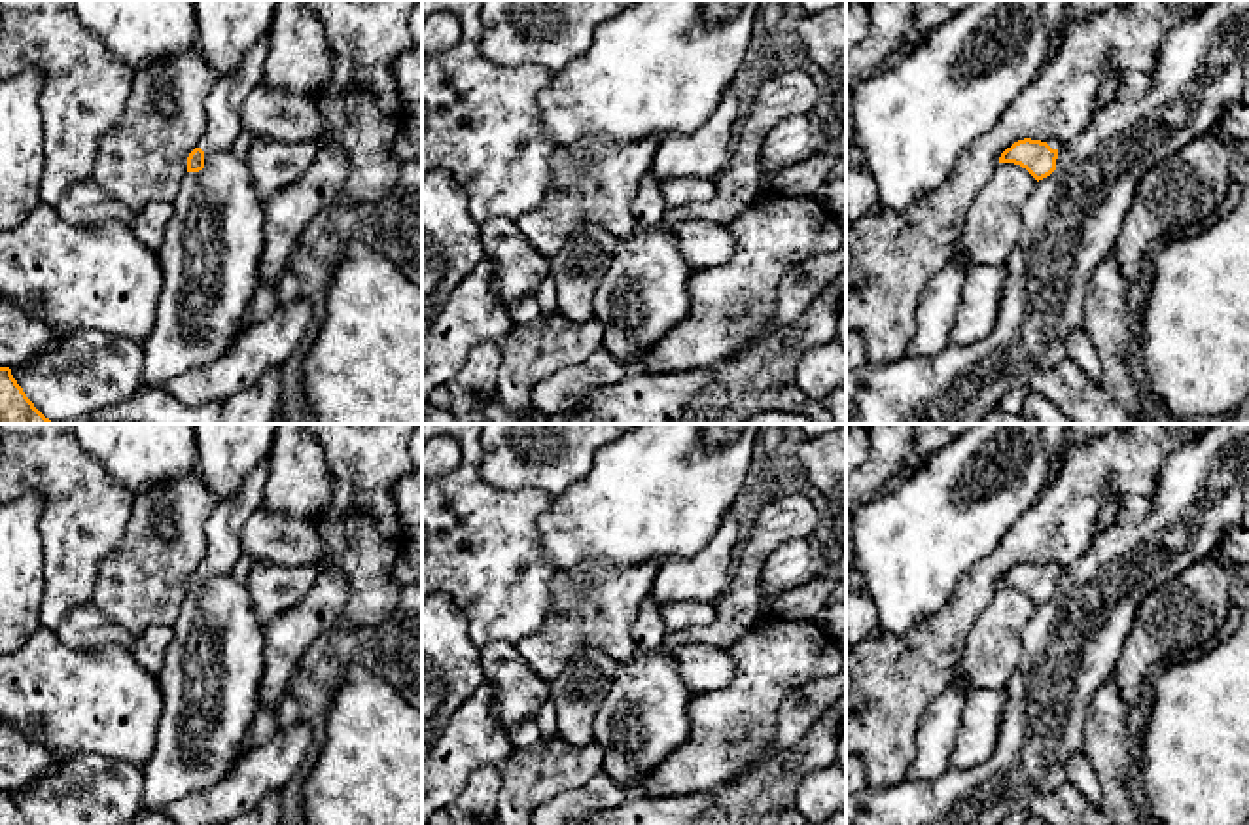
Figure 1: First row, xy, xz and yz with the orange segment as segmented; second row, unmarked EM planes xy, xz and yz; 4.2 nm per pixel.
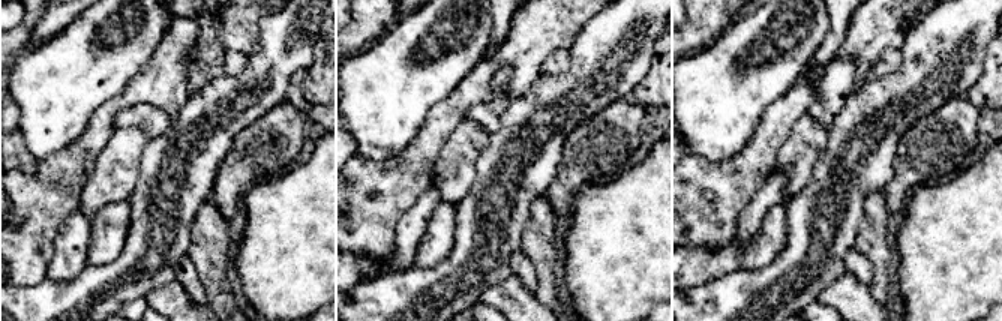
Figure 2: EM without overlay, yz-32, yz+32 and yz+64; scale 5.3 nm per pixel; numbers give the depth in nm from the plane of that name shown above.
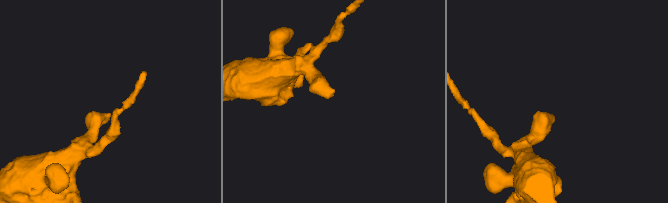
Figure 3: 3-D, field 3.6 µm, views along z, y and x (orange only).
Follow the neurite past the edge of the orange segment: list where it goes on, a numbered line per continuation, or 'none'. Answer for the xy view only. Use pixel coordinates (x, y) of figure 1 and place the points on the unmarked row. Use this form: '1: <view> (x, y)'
1: xy (228, 519)

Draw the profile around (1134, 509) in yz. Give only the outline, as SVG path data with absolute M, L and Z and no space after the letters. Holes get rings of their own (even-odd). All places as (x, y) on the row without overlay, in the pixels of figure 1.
M1124 494L1120 498L1118 524L1139 524L1149 515L1149 498Z

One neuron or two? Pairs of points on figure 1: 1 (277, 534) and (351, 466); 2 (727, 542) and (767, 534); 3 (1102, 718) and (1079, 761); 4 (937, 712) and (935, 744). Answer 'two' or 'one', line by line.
1: two
2: two
3: two
4: one

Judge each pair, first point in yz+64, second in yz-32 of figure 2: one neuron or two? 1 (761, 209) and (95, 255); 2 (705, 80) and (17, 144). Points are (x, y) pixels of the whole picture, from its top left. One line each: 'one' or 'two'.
1: two
2: two

